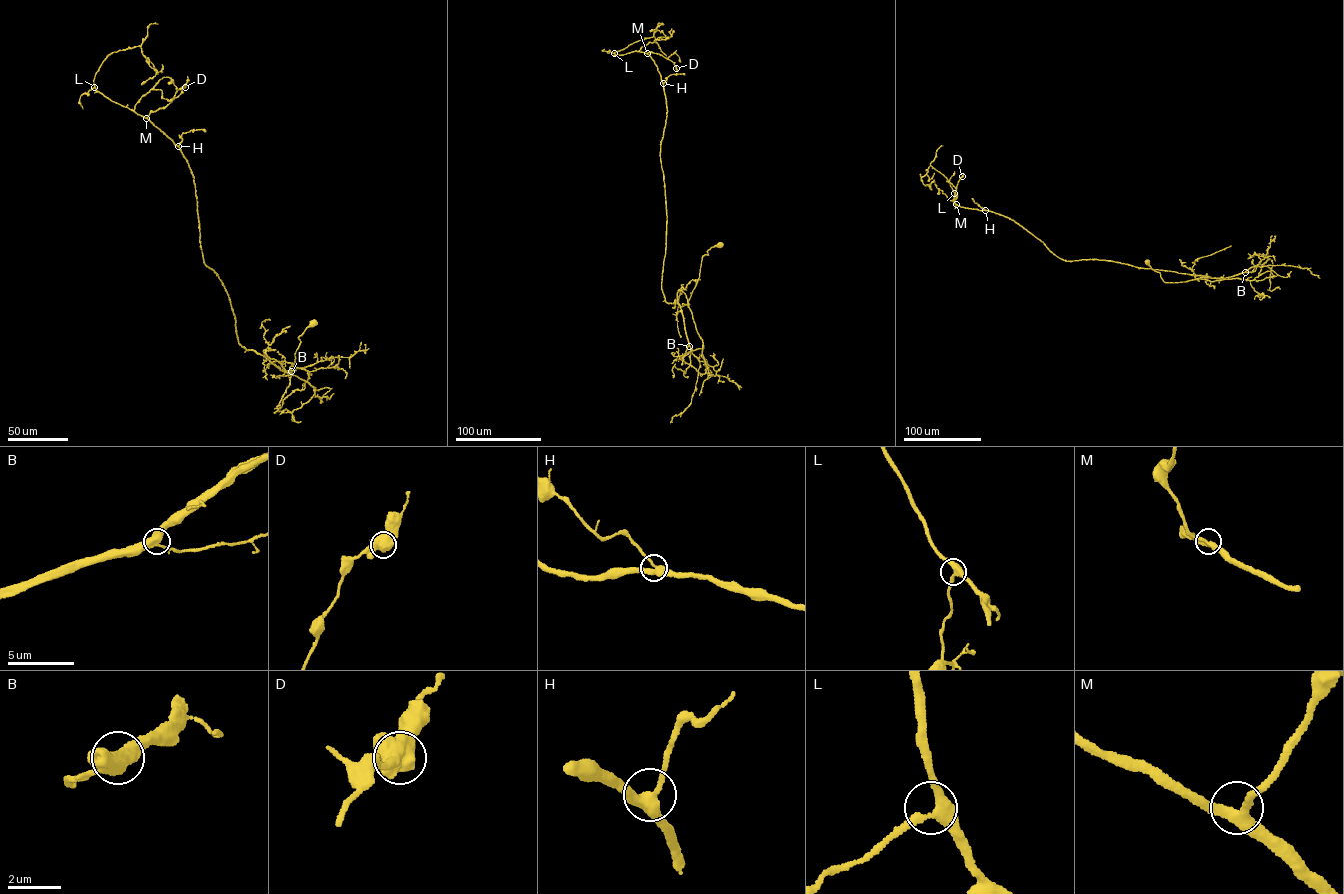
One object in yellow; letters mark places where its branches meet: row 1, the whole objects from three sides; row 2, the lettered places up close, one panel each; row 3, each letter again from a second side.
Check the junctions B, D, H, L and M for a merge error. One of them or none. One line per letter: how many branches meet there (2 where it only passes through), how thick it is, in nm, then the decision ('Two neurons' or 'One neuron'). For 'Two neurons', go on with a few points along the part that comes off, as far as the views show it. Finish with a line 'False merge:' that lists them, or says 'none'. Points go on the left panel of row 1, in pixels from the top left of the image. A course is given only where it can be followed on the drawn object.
B: Branches: 3. Thickness 440 nm. One neuron
D: Branches: 3. Thickness 650 nm. One neuron
H: Branches: 3. Thickness 400 nm. One neuron
L: Branches: 3. Thickness 400 nm. One neuron
M: Branches: 3. Thickness 360 nm. One neuron
False merge: none

